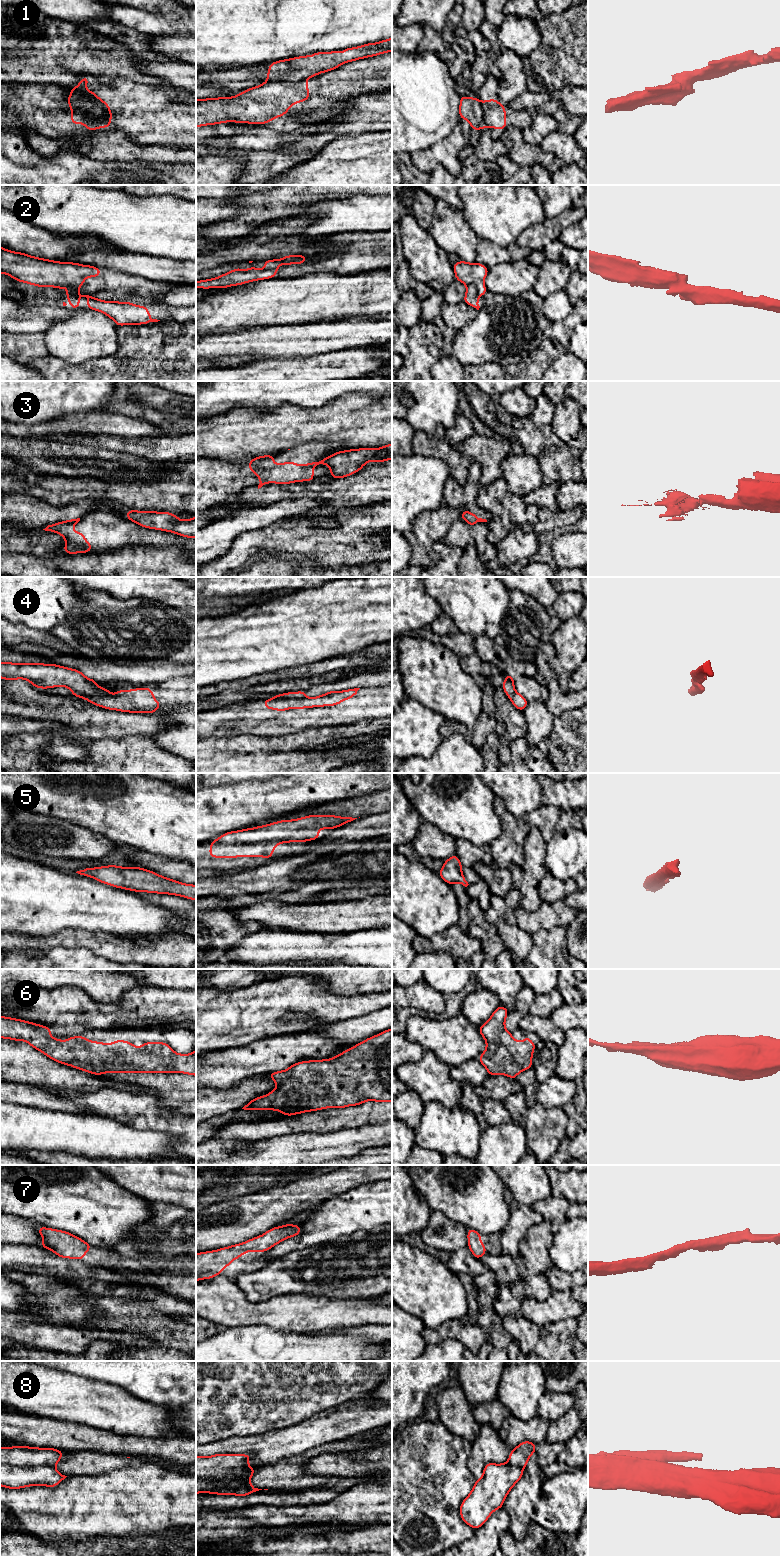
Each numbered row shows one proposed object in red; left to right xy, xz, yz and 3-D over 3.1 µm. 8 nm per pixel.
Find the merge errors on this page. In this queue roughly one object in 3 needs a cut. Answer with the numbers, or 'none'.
1, 2, 3, 4, 8

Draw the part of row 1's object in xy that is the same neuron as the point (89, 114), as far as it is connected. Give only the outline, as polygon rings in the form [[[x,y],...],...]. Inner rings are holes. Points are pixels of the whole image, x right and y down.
[[[79,96],[80,108],[71,108],[71,123],[84,124],[89,131],[110,127],[102,115],[104,112],[91,100]]]

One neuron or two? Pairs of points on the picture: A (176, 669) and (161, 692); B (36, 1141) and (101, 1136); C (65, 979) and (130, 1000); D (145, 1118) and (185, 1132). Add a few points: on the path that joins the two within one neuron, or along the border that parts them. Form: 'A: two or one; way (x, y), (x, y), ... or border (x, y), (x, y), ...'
A: two; border (185, 676), (170, 677), (162, 681), (148, 683)
B: one; way (52, 1136), (85, 1136)
C: two; border (142, 986), (128, 989), (118, 1002), (98, 1001)
D: one; way (155, 1118), (167, 1120), (175, 1124)

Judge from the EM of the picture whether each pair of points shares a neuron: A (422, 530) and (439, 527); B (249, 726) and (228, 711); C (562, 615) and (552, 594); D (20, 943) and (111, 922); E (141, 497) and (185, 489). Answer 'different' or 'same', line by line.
A: same
B: same
C: different
D: different
E: same

